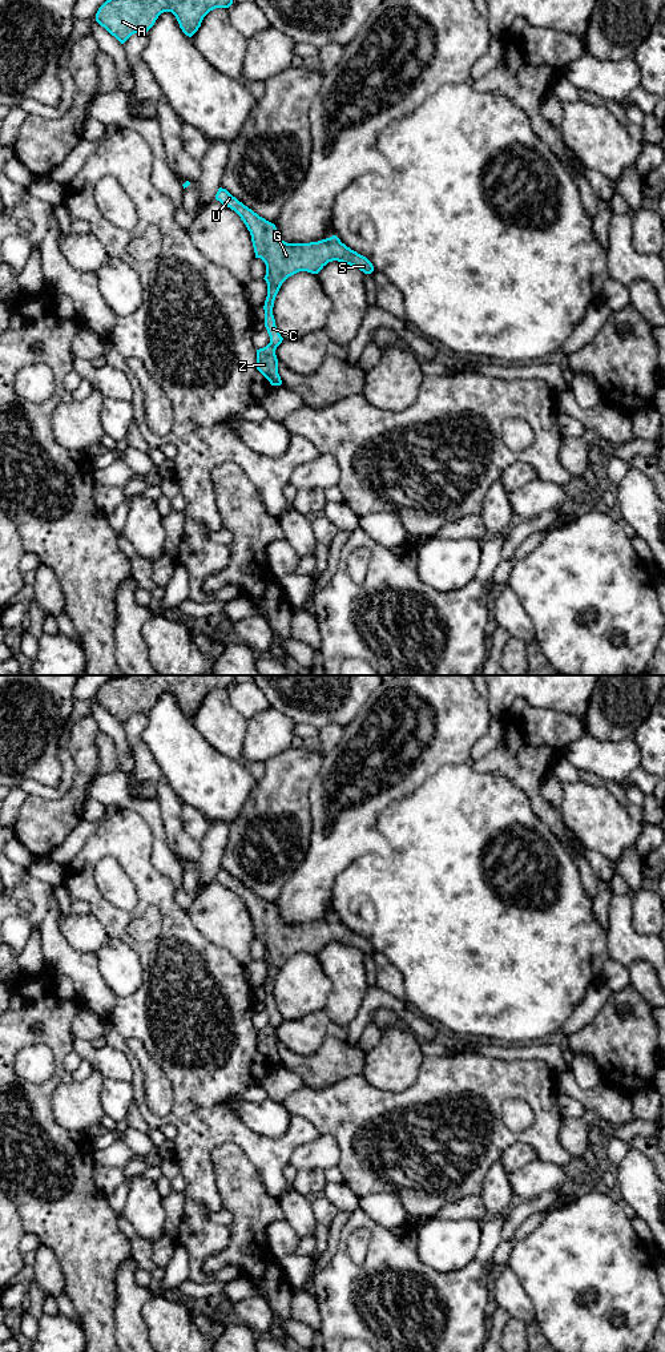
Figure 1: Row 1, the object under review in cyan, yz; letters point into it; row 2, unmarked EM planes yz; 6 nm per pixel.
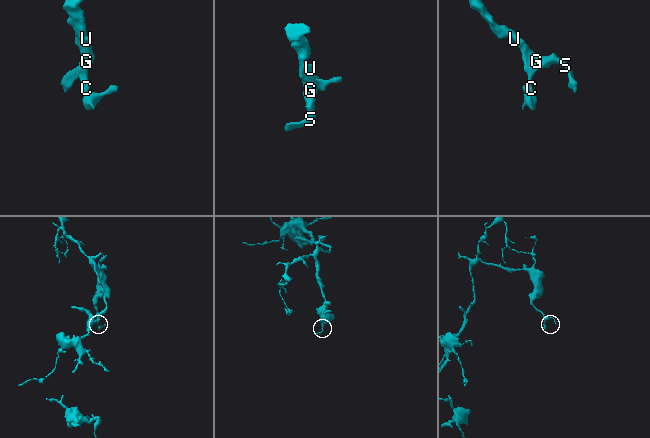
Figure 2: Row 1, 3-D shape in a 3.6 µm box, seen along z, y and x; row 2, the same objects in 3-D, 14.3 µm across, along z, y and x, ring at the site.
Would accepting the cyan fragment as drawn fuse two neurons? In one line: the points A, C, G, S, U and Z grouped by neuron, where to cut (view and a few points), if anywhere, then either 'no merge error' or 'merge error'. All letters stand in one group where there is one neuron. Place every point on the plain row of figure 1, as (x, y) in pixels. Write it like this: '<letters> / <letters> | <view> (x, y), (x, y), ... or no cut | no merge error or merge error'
A C G S U Z | no cut | no merge error

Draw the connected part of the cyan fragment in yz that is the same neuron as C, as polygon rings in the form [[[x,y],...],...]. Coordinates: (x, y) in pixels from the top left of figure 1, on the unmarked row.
[[[219,868],[215,880],[241,897],[250,912],[255,939],[261,939],[266,945],[263,960],[267,964],[267,977],[263,990],[270,1024],[257,1030],[257,1050],[271,1066],[281,1066],[275,1030],[283,1018],[275,1006],[273,988],[282,964],[299,952],[318,955],[332,941],[354,947],[364,955],[371,955],[374,947],[366,937],[342,924],[336,916],[310,924],[287,924],[282,921],[274,904],[259,897],[226,869]]]

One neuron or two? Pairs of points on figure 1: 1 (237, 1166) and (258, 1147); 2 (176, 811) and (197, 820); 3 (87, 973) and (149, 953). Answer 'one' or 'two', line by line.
1: two
2: two
3: two

